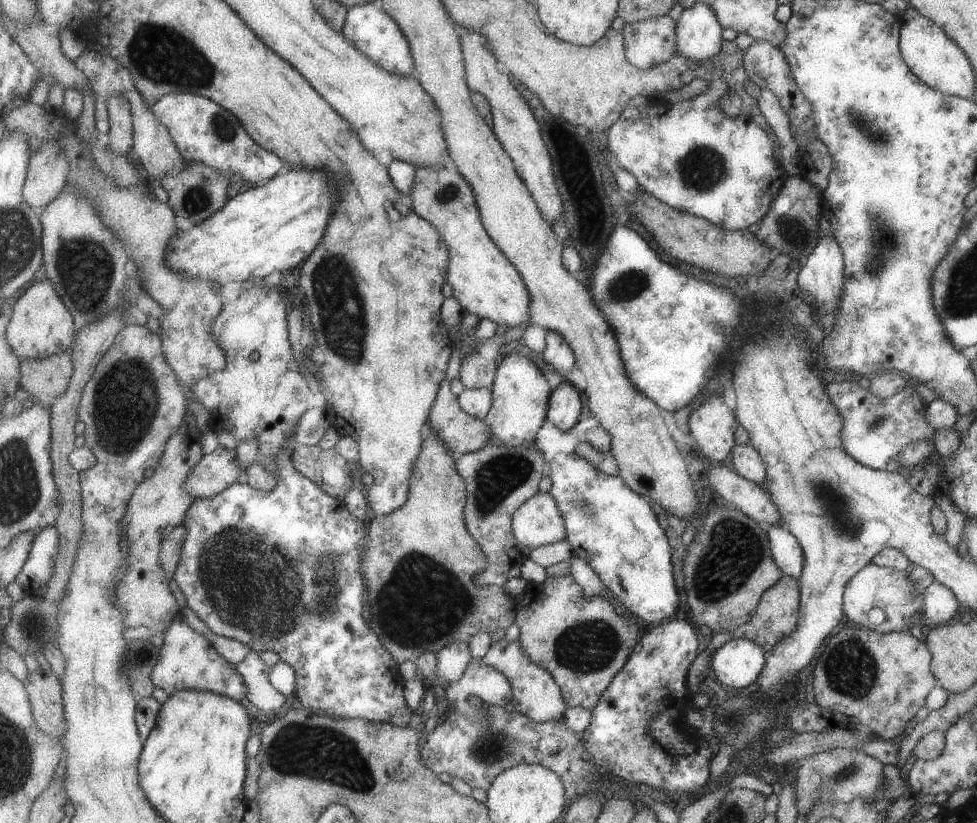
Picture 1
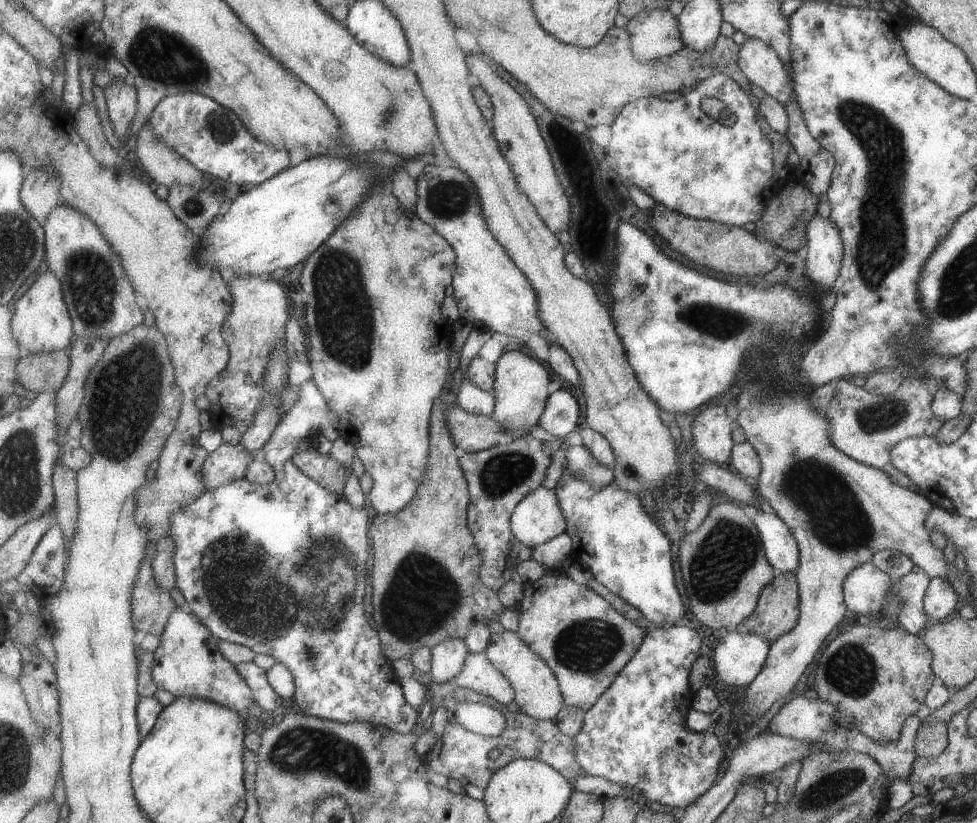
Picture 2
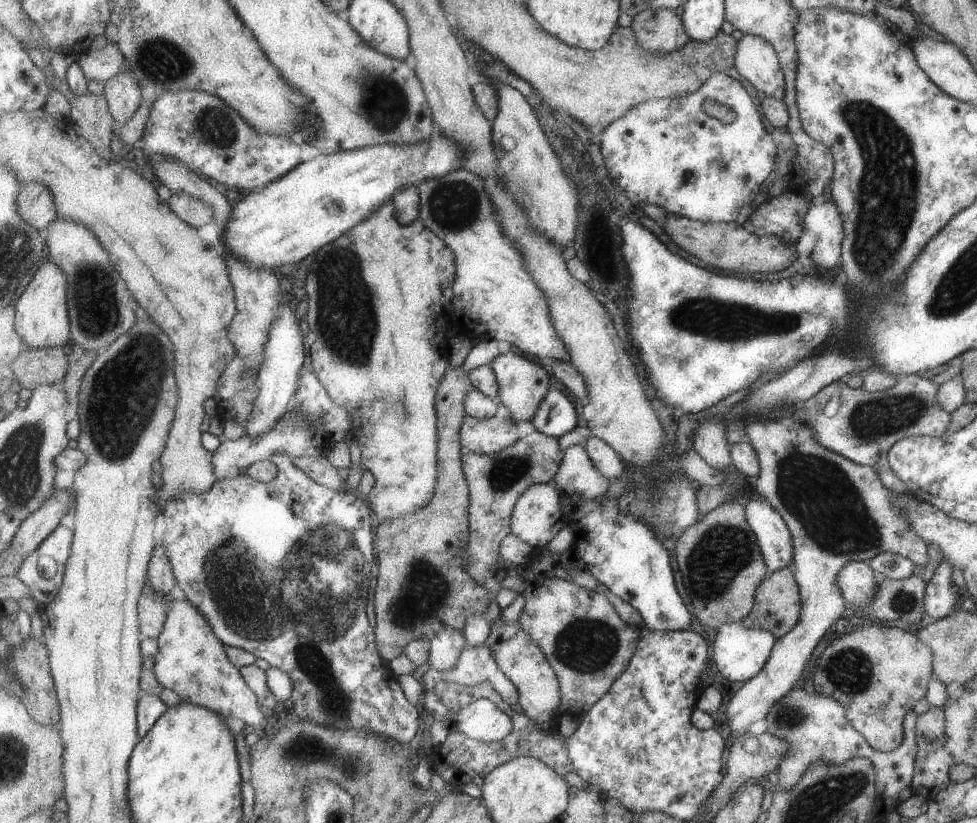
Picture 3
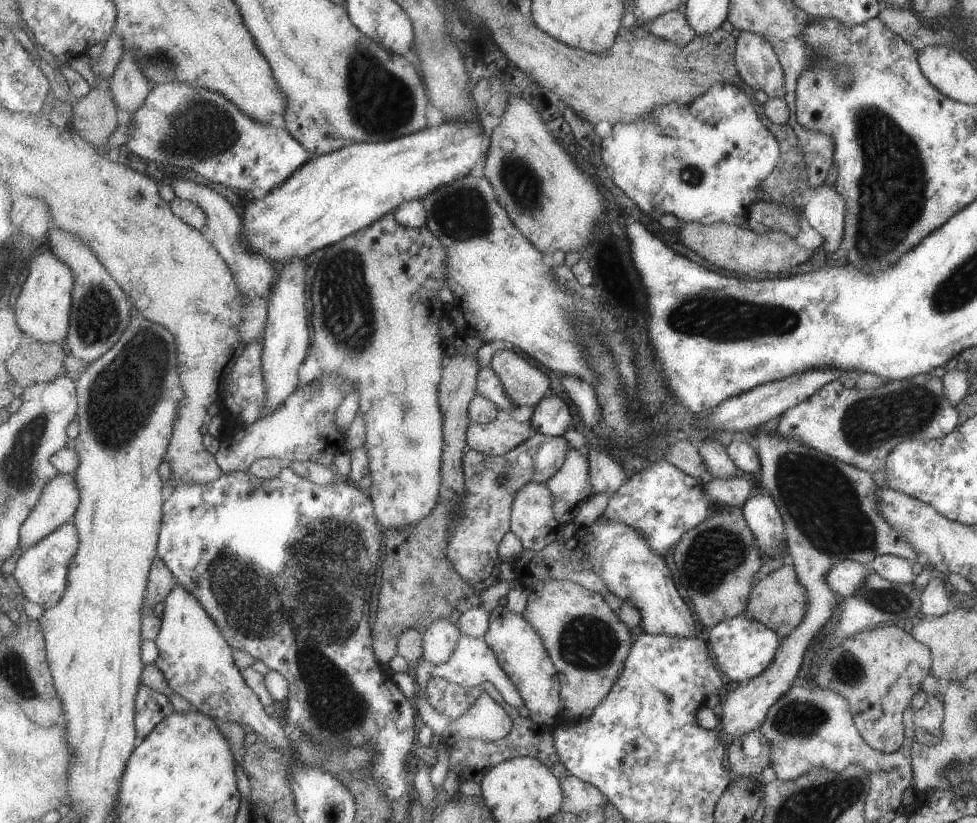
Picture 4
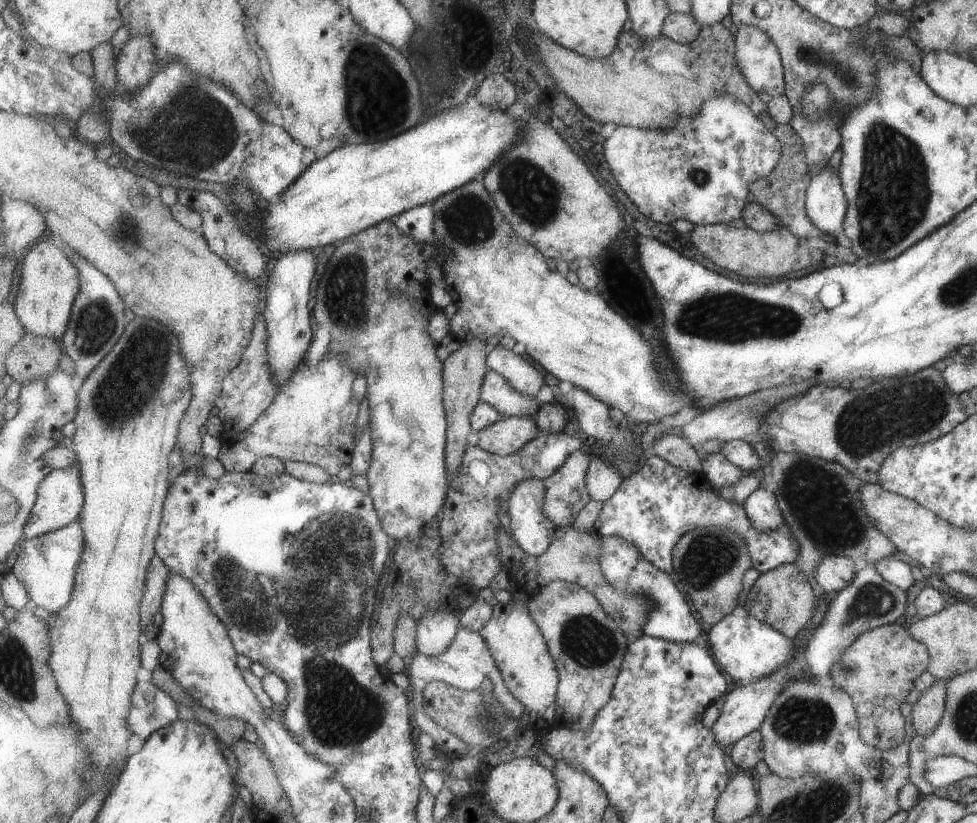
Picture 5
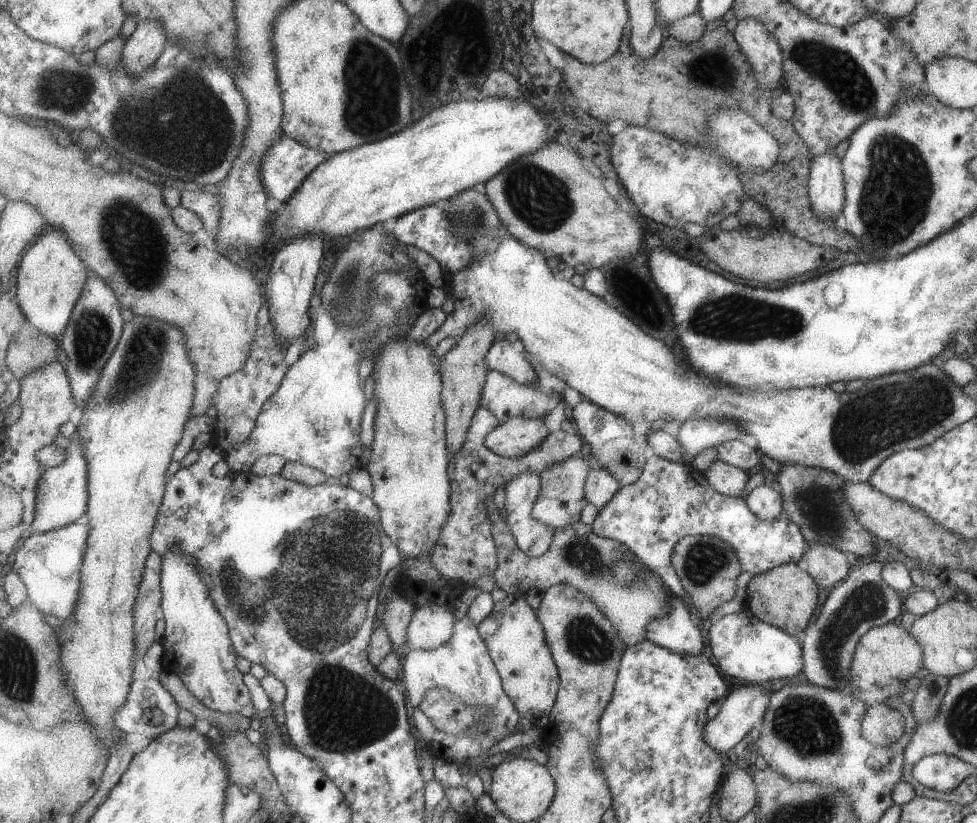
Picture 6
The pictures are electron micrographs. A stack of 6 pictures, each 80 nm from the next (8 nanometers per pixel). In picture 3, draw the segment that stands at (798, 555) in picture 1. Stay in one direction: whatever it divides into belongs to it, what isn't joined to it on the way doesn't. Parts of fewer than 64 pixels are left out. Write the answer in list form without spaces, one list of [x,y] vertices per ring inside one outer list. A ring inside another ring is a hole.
[[[751,500],[746,503],[746,515],[754,528],[762,548],[766,575],[790,567],[792,540],[785,521],[765,500]]]

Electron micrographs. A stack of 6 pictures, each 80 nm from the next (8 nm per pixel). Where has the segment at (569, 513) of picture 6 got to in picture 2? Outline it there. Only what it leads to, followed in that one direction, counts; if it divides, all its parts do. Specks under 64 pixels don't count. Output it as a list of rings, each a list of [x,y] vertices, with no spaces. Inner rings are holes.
[[[584,444],[569,450],[565,468],[567,473],[585,477],[596,489],[603,488],[616,479],[616,470],[599,462]]]

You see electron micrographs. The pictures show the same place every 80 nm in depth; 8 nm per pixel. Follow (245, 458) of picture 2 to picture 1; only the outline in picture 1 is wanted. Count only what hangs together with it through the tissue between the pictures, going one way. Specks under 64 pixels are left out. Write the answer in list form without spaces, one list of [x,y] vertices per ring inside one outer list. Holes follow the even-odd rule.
[[[219,447],[211,453],[206,454],[200,462],[191,469],[187,477],[184,490],[186,494],[188,493],[189,502],[197,498],[208,499],[223,492],[226,488],[229,488],[233,483],[237,482],[241,470],[242,468],[236,450]]]

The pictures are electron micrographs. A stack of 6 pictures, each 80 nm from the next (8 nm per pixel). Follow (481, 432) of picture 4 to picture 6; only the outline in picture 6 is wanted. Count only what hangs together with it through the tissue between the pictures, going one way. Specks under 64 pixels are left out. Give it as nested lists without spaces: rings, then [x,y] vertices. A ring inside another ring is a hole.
[[[513,417],[491,431],[483,442],[493,452],[512,459],[541,447],[549,435],[543,419]]]

